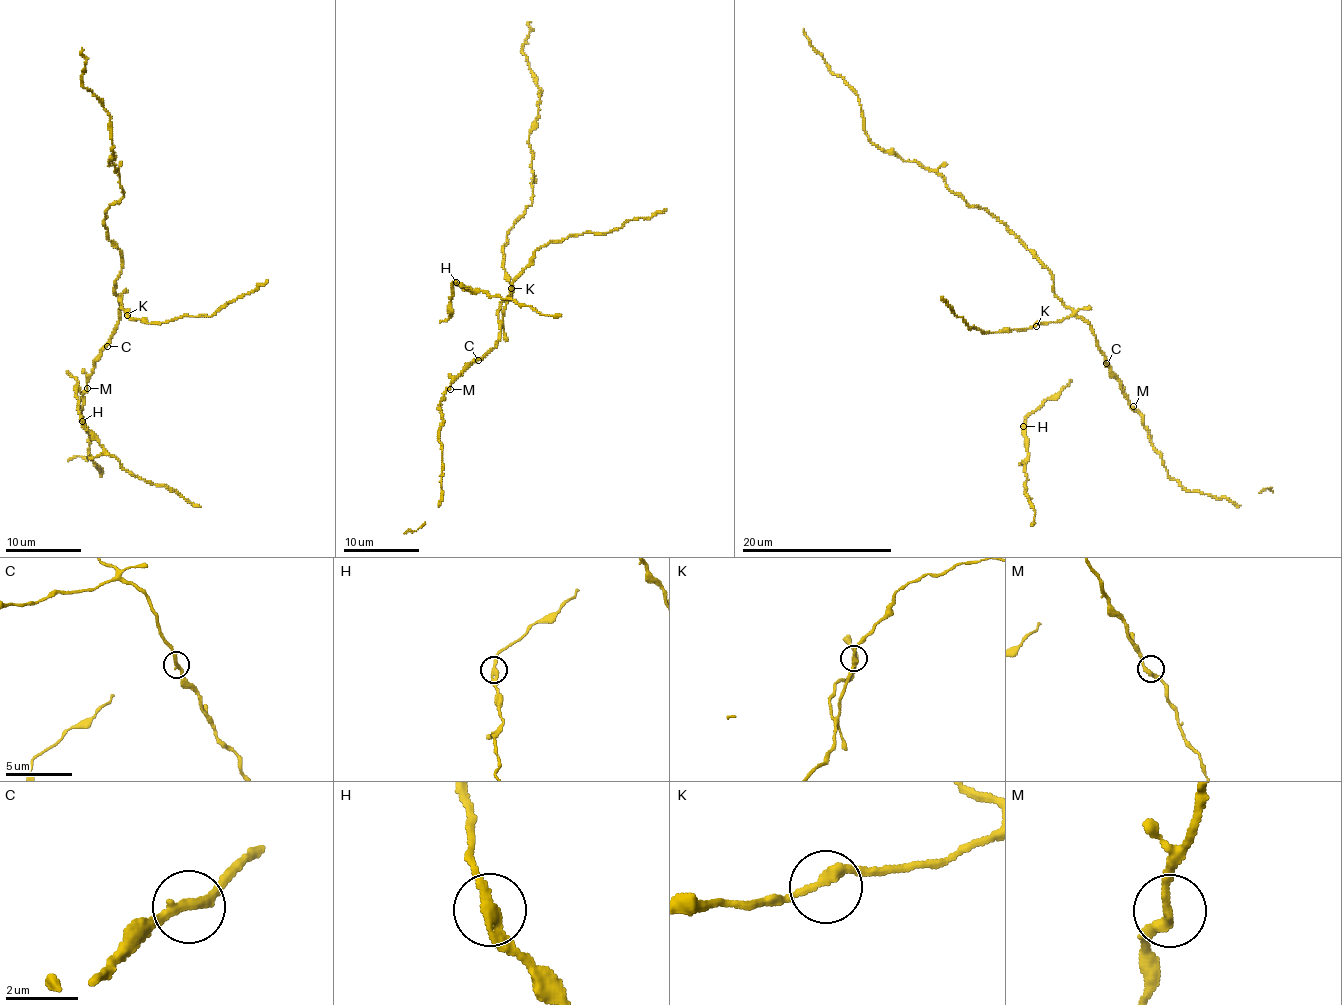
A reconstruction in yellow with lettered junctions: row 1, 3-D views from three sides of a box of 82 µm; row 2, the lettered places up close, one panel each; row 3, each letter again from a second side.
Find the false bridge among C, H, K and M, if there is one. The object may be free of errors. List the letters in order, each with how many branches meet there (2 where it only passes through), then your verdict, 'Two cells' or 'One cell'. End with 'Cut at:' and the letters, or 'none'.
C: Branches: 2. One cell
H: Branches: 2. One cell
K: Branches: 2. One cell
M: Branches: 2. One cell
Cut at: none

